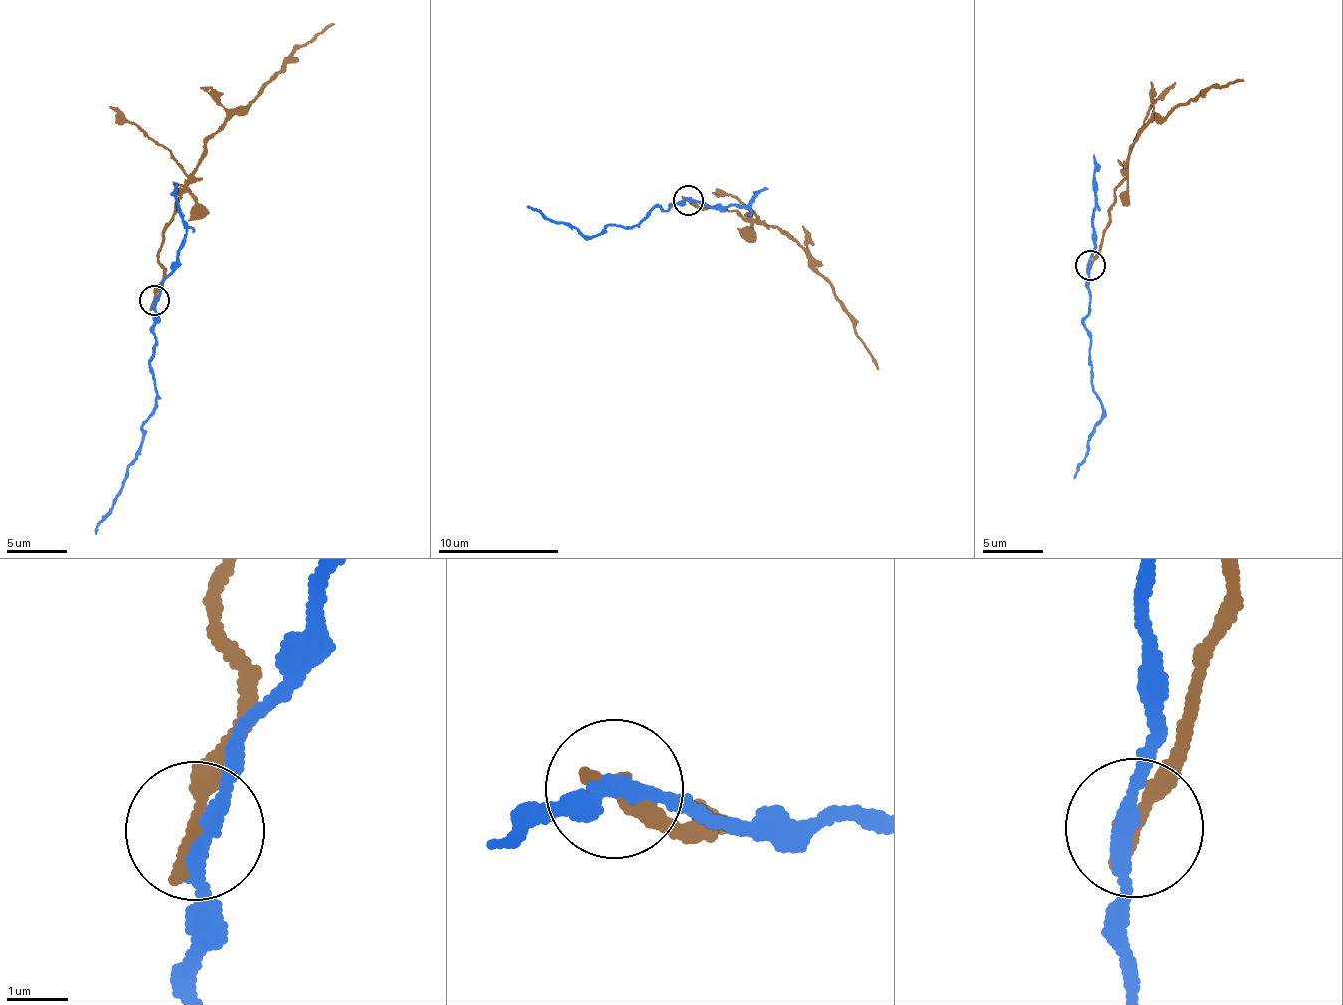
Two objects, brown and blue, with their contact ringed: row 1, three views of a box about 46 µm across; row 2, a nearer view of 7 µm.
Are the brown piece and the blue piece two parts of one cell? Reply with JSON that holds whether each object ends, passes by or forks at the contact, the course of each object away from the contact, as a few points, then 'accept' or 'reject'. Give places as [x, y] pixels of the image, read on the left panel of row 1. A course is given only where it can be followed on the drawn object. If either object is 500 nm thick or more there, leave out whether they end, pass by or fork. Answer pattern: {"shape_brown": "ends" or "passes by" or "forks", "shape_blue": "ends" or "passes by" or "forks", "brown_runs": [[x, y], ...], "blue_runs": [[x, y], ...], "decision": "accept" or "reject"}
{"shape_brown": "ends", "shape_blue": "passes by", "brown_runs": [[155, 301], [164, 272], [159, 255], [178, 188], [201, 157], [208, 139], [245, 109], [295, 50], [336, 24]], "blue_runs": [[155, 301], [155, 347], [150, 358], [155, 413], [141, 428], [141, 453], [128, 471], [117, 504], [95, 533]], "decision": "reject"}

